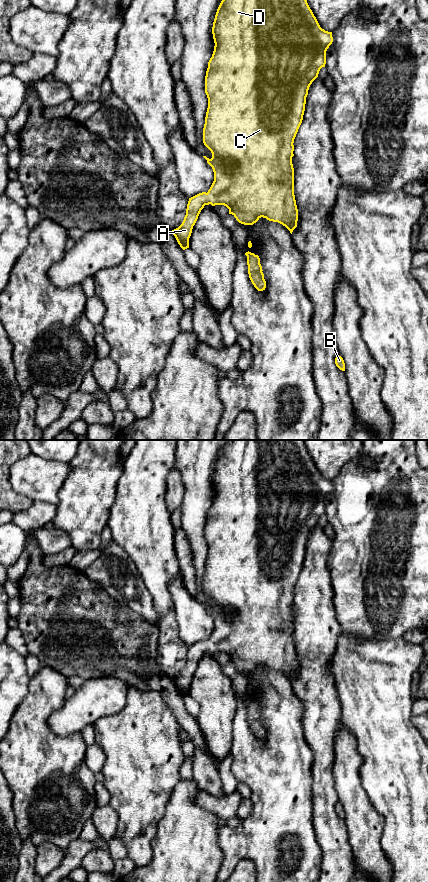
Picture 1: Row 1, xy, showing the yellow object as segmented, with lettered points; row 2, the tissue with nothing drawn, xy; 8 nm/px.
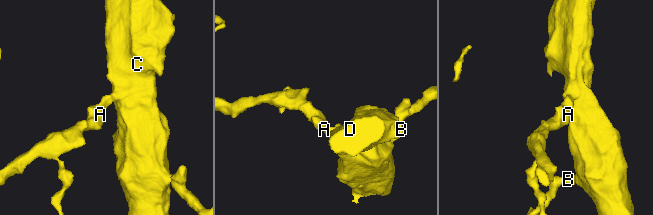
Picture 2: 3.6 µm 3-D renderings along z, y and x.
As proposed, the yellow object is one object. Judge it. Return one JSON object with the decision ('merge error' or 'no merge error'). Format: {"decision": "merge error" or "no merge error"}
{"decision": "no merge error"}

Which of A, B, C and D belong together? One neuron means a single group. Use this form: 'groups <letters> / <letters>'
groups A B C D

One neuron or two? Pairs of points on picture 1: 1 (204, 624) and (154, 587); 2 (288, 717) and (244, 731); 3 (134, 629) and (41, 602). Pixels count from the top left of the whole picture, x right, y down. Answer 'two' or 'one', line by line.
1: two
2: one
3: one

